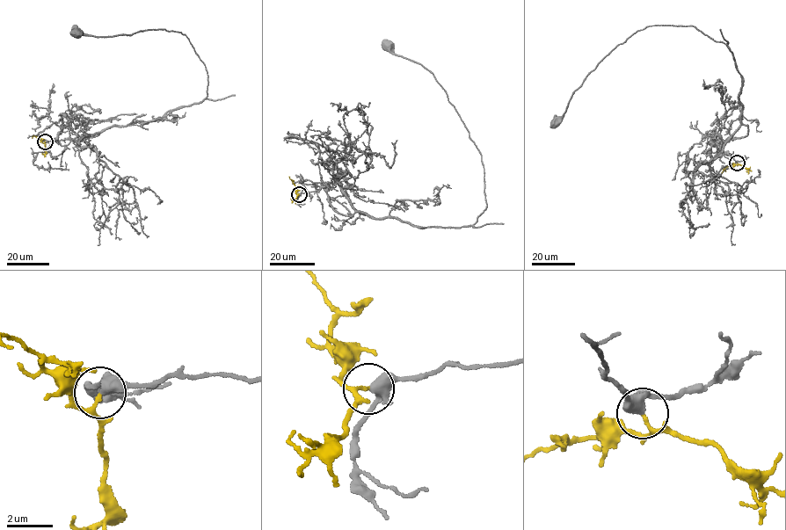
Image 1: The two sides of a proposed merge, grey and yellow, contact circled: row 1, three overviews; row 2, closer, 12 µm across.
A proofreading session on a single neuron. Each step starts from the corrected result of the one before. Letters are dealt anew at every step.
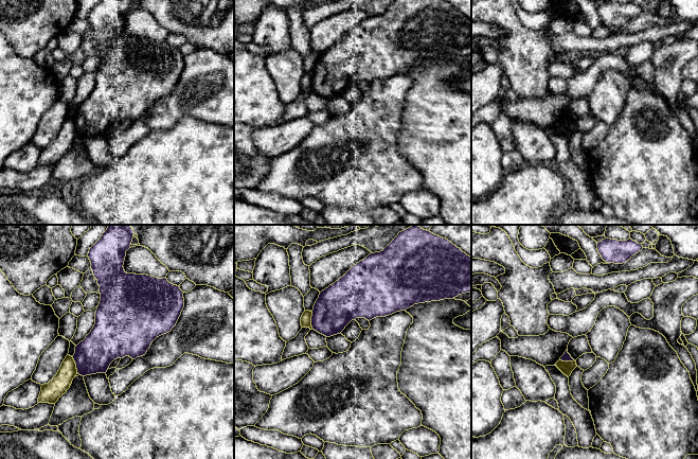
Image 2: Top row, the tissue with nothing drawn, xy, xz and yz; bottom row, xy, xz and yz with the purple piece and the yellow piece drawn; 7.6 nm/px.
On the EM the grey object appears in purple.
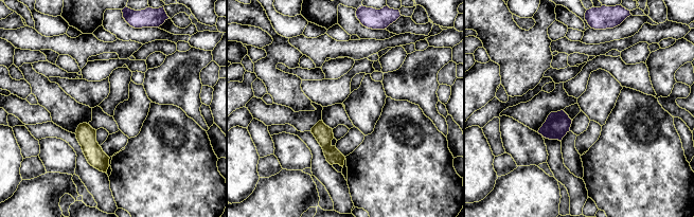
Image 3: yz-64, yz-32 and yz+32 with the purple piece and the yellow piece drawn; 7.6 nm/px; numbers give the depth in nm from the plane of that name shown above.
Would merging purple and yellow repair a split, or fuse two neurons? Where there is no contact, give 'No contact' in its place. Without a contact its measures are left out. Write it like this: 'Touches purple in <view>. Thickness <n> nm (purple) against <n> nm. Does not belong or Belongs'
Touches purple in xz. Thickness 320 nm (purple) against 80 nm. Does not belong

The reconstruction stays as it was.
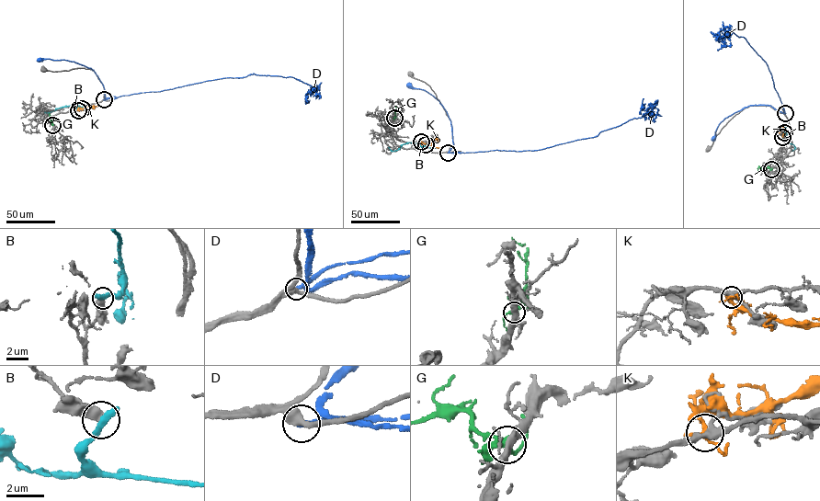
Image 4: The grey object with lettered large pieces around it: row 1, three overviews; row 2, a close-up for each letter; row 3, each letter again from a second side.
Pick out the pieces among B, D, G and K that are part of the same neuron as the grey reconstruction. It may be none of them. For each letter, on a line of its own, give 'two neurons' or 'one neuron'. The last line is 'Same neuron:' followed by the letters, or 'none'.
B: two neurons
D: two neurons
G: two neurons
K: two neurons
Same neuron: none

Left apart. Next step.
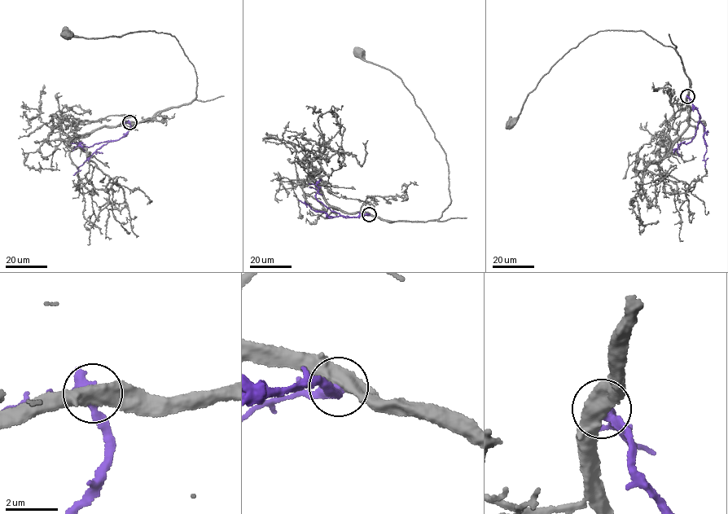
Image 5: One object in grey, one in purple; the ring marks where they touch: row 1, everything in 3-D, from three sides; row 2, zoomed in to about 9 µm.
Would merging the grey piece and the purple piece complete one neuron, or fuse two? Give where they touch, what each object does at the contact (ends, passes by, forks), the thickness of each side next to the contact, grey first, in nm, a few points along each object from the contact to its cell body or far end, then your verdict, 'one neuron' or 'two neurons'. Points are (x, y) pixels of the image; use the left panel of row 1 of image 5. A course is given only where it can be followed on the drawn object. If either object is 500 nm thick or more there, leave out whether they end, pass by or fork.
at (129, 122); 550 nm thick on the grey side, 480 nm on the other; grey runs (129, 122), (151, 119), (192, 102), (196, 96), (194, 66), (174, 36), (154, 30), (102, 38), (66, 35); purple runs (129, 122), (129, 129), (119, 139), (97, 142), (89, 147), (81, 146), (79, 142), (84, 151); two neurons

